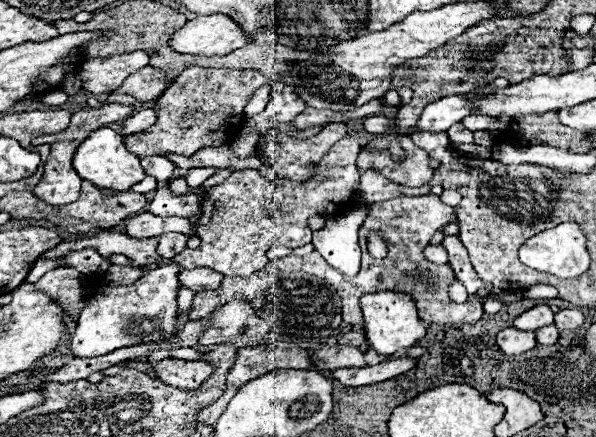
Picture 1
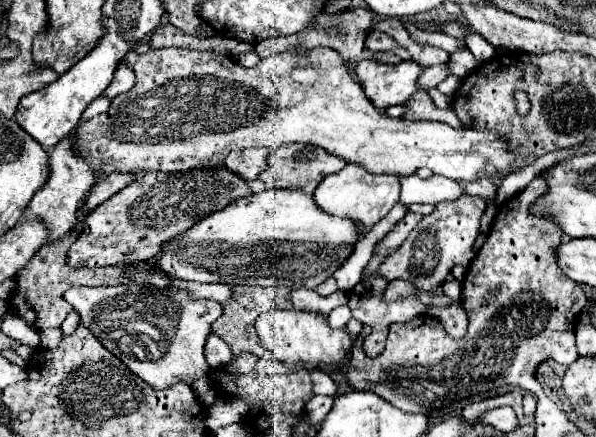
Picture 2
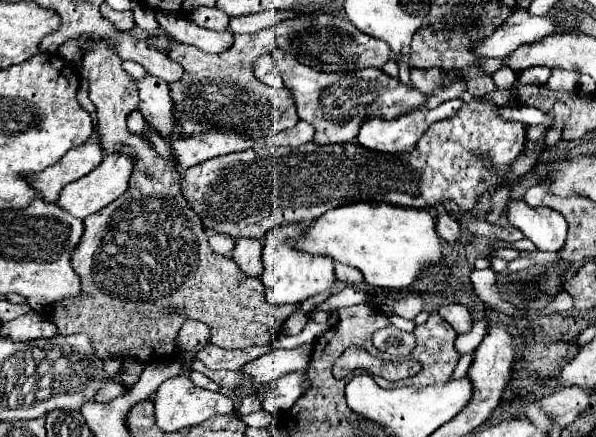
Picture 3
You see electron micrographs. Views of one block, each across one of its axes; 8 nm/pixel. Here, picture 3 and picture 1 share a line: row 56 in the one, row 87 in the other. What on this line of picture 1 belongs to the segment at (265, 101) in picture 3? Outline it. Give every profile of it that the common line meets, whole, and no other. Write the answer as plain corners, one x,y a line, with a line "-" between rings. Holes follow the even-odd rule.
190,66
152,106
152,110
158,114
156,124
142,134
128,136
126,148
138,158
146,158
166,154
192,156
208,146
224,146
224,142
230,142
232,136
238,134
238,128
244,122
242,106
246,106
256,88
266,82
268,78
258,70

